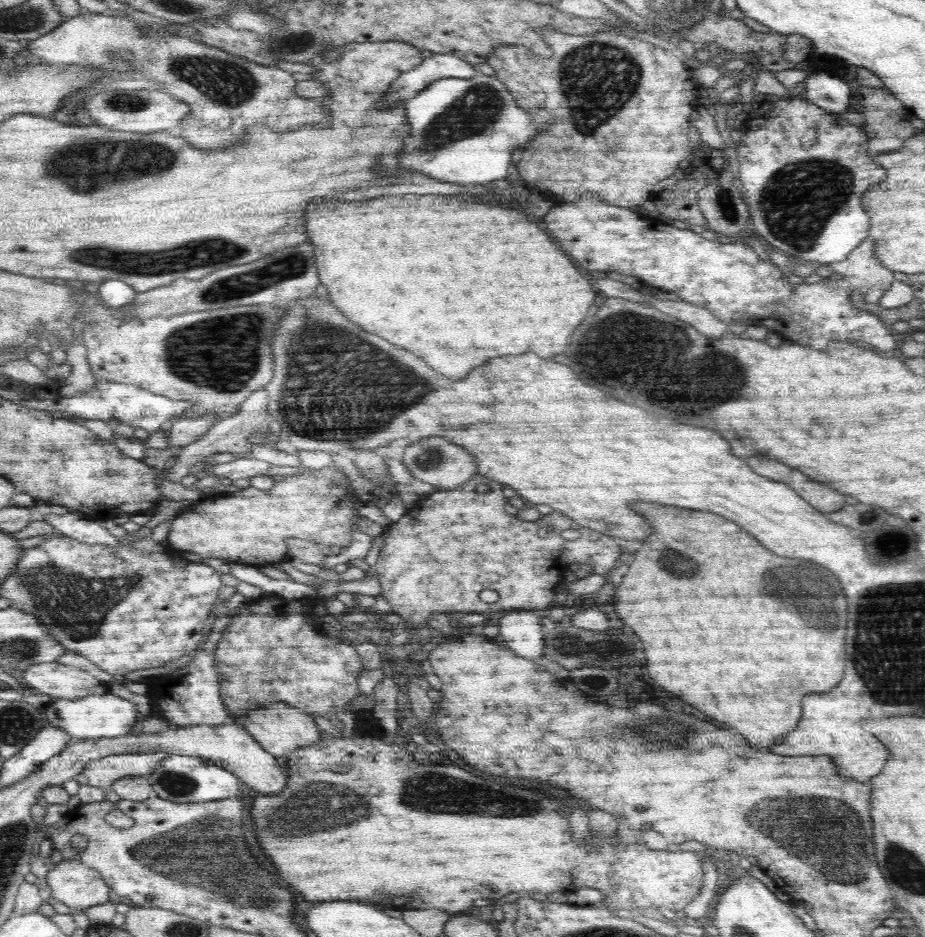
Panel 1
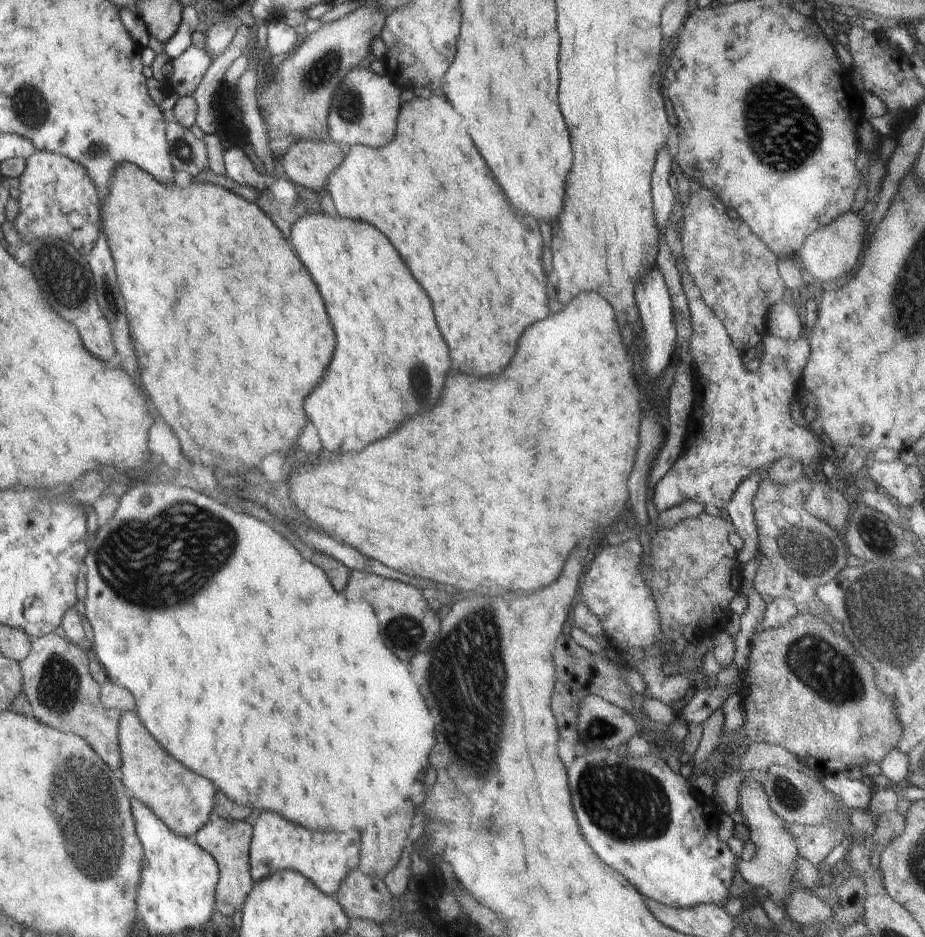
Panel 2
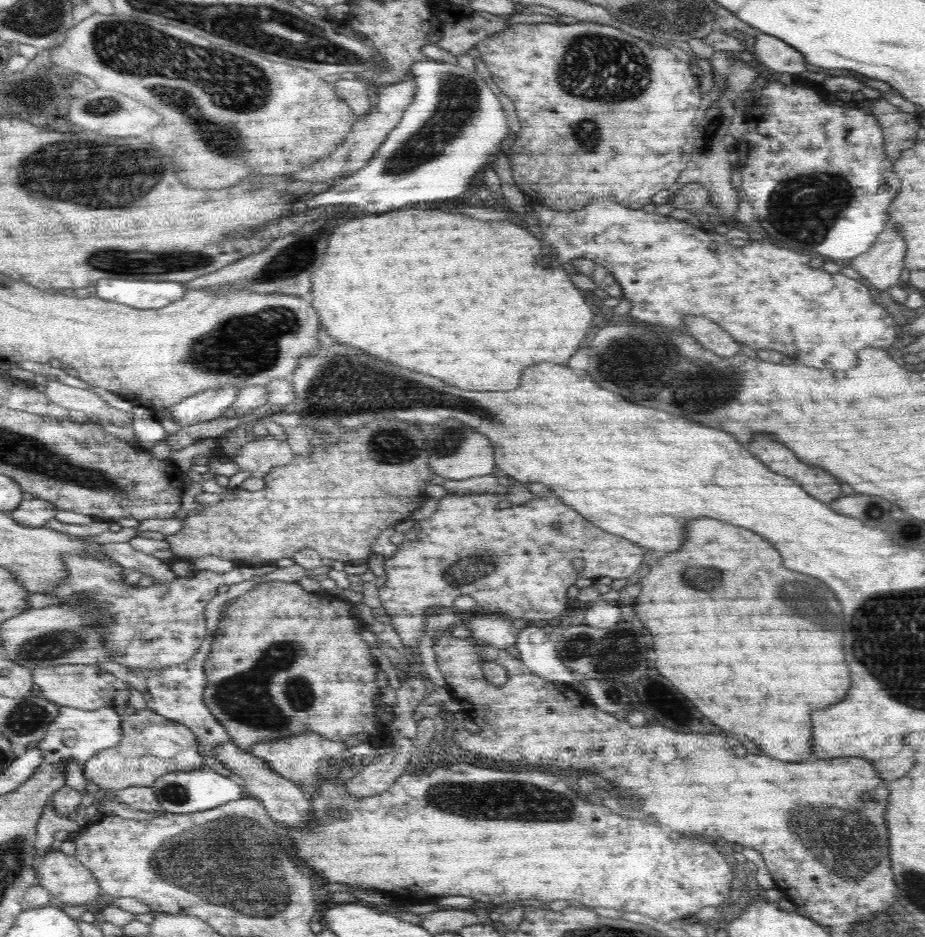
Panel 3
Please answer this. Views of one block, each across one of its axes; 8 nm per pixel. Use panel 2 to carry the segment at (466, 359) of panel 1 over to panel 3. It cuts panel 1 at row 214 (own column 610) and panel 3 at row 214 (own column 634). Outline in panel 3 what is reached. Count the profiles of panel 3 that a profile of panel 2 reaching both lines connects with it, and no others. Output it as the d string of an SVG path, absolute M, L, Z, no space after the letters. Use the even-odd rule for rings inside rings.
M408 206L398 212L386 212L378 216L363 216L350 219L345 223L336 224L334 234L328 238L328 248L320 268L312 276L312 290L308 297L312 308L320 316L320 324L326 328L328 336L336 344L348 344L360 348L364 354L376 356L386 360L394 366L408 368L414 372L430 374L440 378L452 386L464 390L516 390L520 386L522 370L540 362L554 362L554 364L568 364L574 356L576 348L580 348L582 340L586 338L590 324L592 324L592 310L588 308L580 289L570 281L569 274L562 268L544 268L534 260L534 252L551 250L544 240L536 240L524 228L512 222L480 222L472 218L464 218L458 214L444 214L438 210L422 210L418 206Z

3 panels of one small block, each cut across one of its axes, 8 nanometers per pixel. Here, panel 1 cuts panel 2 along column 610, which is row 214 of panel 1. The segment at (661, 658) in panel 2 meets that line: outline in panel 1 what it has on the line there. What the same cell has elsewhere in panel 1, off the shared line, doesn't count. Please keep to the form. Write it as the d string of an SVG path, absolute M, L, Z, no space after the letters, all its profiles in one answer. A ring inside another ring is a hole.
M584 193L582 198L575 203L555 203L543 217L550 230L550 236L558 240L561 250L573 258L577 266L584 273L591 271L618 272L637 278L648 288L655 291L674 292L679 300L695 304L709 310L728 324L748 324L748 326L764 326L772 332L778 332L782 338L794 344L812 346L814 350L826 350L830 342L848 340L848 342L866 342L880 350L894 350L896 341L894 331L889 322L880 318L877 310L871 308L863 311L850 300L854 288L848 283L838 280L820 280L818 284L798 284L792 286L788 282L788 276L782 274L782 270L762 260L754 248L746 246L740 240L723 244L703 238L700 233L690 229L678 229L666 223L660 223L651 216L643 216L632 209L614 206L598 200L598 195Z

